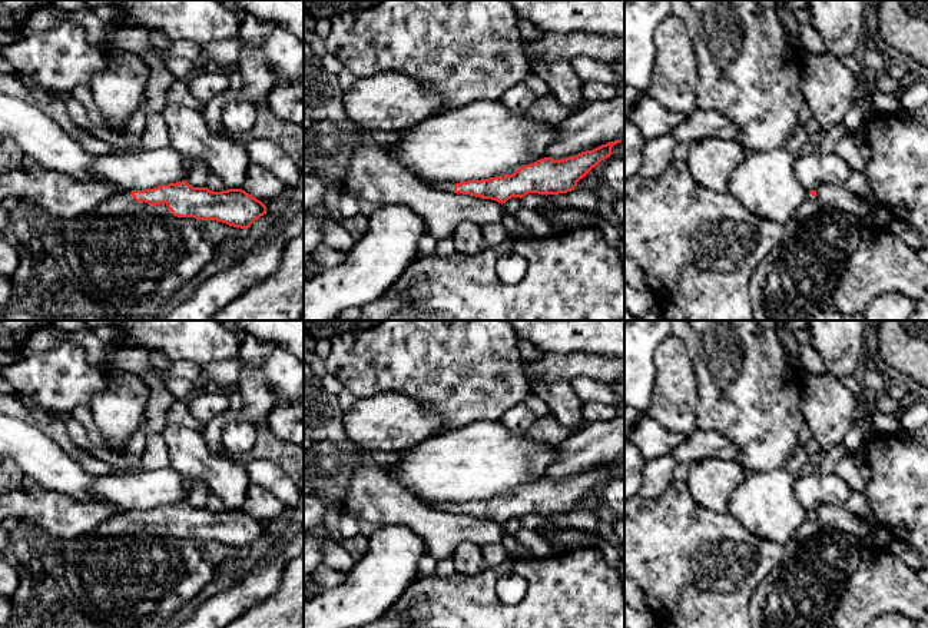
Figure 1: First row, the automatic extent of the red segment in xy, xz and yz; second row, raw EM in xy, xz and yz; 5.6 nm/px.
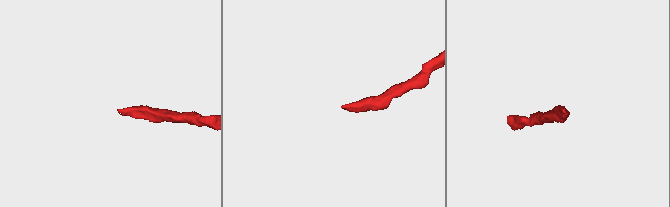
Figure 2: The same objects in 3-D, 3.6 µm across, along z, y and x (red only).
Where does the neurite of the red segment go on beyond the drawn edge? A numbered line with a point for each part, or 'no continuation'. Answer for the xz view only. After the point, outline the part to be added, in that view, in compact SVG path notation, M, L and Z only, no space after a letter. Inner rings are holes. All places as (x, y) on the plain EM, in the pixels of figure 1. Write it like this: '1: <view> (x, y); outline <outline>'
1: xz (448, 507); outline M422 501L422 504L437 511L445 511L445 512L454 512L454 506L455 506L455 502L450 502L450 501L444 501L444 502Z

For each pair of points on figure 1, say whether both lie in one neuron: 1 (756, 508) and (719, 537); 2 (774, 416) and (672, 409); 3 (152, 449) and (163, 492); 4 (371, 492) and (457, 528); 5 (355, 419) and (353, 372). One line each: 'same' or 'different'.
1: different
2: different
3: different
4: same
5: different

